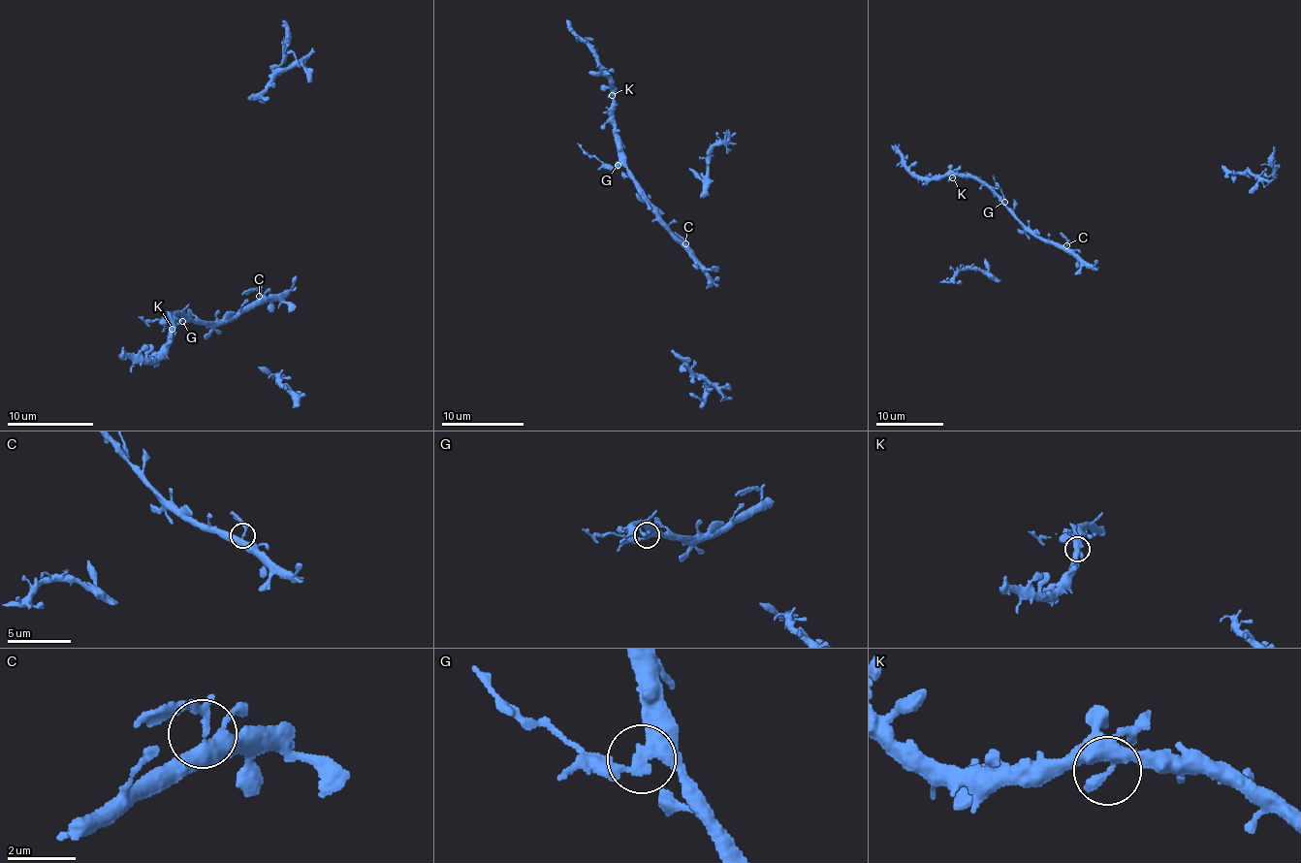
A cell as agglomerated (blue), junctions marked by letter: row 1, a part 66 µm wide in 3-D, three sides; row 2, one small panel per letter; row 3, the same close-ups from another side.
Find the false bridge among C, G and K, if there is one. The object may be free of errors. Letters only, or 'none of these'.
G

